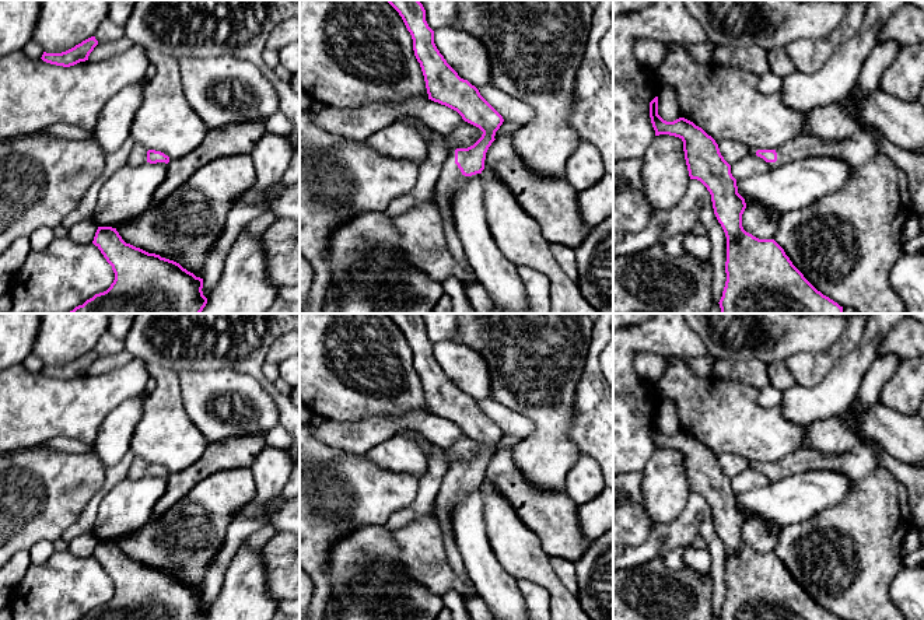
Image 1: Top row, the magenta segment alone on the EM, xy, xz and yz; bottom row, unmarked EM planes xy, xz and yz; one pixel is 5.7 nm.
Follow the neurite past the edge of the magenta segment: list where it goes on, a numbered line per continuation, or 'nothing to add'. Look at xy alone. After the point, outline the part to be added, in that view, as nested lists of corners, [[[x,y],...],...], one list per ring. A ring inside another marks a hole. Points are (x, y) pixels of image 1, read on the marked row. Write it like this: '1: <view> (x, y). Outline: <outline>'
1: xy (139, 154). Outline: [[[134,144],[129,154],[129,161],[146,164],[147,162],[147,151],[148,150],[146,150],[141,144]]]

